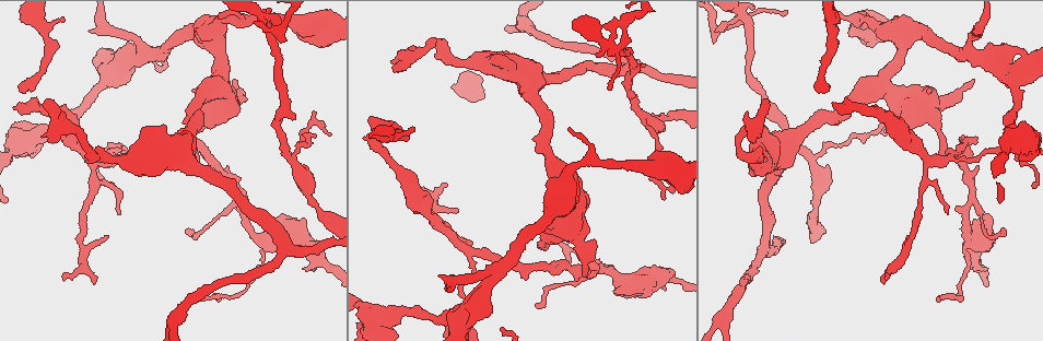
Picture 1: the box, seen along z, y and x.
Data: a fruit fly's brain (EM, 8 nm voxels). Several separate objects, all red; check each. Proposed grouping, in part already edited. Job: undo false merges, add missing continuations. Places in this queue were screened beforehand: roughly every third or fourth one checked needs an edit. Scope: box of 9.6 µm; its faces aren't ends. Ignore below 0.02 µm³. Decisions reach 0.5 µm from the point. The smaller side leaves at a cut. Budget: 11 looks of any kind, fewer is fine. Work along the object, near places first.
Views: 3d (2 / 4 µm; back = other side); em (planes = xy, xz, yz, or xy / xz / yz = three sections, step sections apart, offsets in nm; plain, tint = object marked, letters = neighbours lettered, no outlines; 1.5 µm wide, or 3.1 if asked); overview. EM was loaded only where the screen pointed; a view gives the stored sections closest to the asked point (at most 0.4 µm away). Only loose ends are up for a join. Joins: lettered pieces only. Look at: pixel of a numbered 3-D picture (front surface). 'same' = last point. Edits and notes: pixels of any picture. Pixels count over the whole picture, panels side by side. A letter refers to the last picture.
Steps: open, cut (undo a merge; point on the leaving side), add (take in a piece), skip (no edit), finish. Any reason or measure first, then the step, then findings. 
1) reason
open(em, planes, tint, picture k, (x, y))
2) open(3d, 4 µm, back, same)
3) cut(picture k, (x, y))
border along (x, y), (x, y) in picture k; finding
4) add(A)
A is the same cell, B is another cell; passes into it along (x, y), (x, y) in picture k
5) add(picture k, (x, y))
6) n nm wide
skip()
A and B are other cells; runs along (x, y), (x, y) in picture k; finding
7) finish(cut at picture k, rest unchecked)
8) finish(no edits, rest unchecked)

arms part here
open(3d, 2 µm, picture 1, (948, 157))

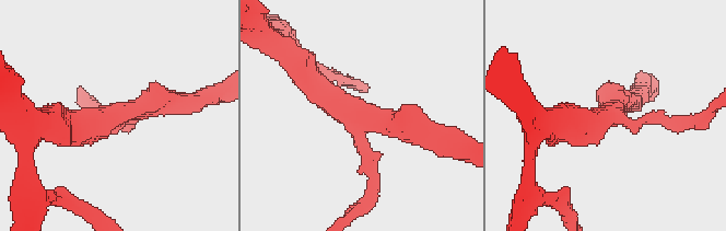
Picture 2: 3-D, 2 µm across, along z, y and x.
3 arms
open(em, planes, letters, picture 2, (606, 111))

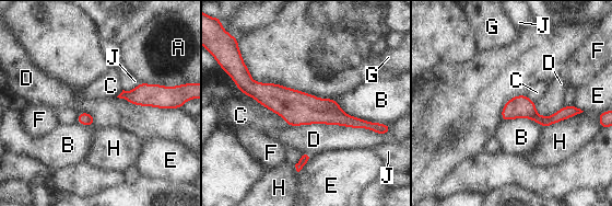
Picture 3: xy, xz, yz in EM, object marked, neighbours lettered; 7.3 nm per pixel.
skip()
A, B, C, D, E, F, G, H and J are other cells; one neuron here

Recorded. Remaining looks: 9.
thin end
open(3d, 4 µm, picture 1, (940, 301))

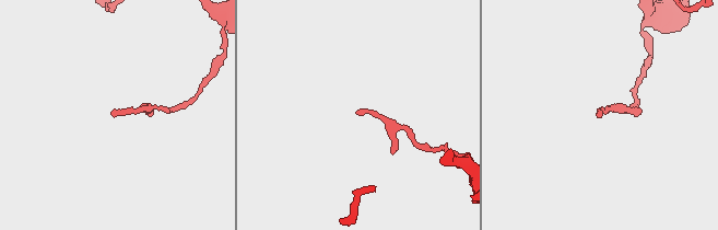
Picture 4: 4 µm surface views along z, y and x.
shape alone is not enough
open(em, xy, step 8, letters, picture 4, (111, 115))

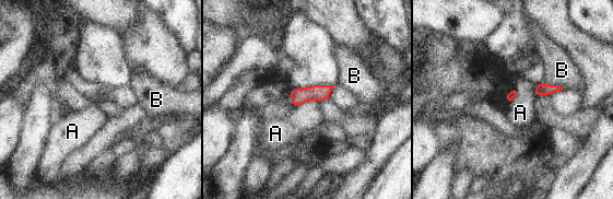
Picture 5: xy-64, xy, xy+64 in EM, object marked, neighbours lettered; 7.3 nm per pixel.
skip()
A and B are other cells; no lettered piece goes on from it

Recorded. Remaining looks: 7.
branch stops here
open(3d, 4 µm, picture 1, (64, 19))

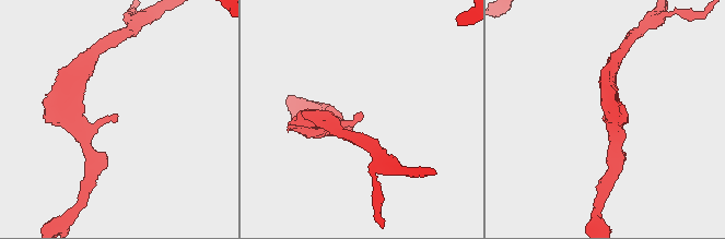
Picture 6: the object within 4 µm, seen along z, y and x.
shape alone is not enough
open(em, xy, step 4, letters, picture 6, (361, 116))

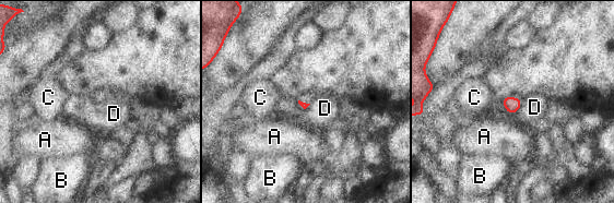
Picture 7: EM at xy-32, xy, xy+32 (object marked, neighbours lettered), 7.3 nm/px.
D touches over 150 nm
skip()
A, B, C and D are other cells; border along (522, 99), (521, 106), (509, 114) in picture 7; no lettered piece goes on from it

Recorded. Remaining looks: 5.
an open end
open(3d, 2 µm, picture 1, (764, 100))

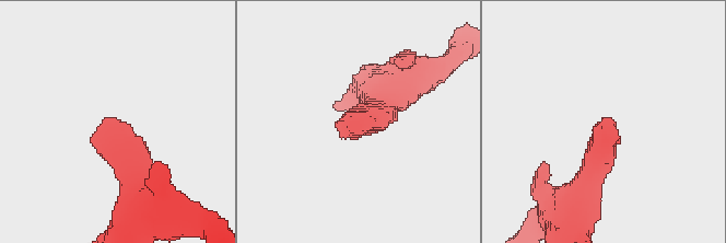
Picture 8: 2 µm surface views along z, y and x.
open(em, xz, step 8, letters, picture 8, (608, 117))

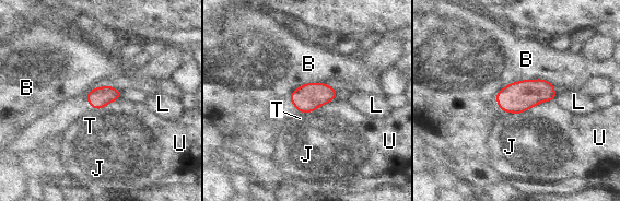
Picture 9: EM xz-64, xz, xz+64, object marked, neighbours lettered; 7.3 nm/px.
another direction
open(em, planes, letters, same)

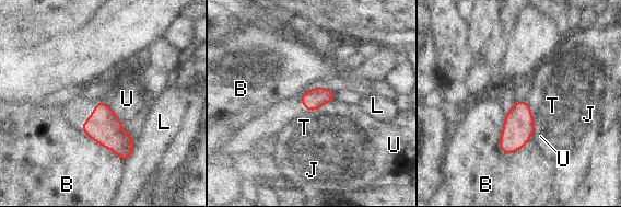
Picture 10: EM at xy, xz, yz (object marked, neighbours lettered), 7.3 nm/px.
160 nm wide
skip()
B, J, L, T and U are other cells; border along (102, 100), (119, 118), (135, 145) in picture 10; no lettered piece goes on from it

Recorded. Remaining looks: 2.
finish(no edits, rest unchecked)

